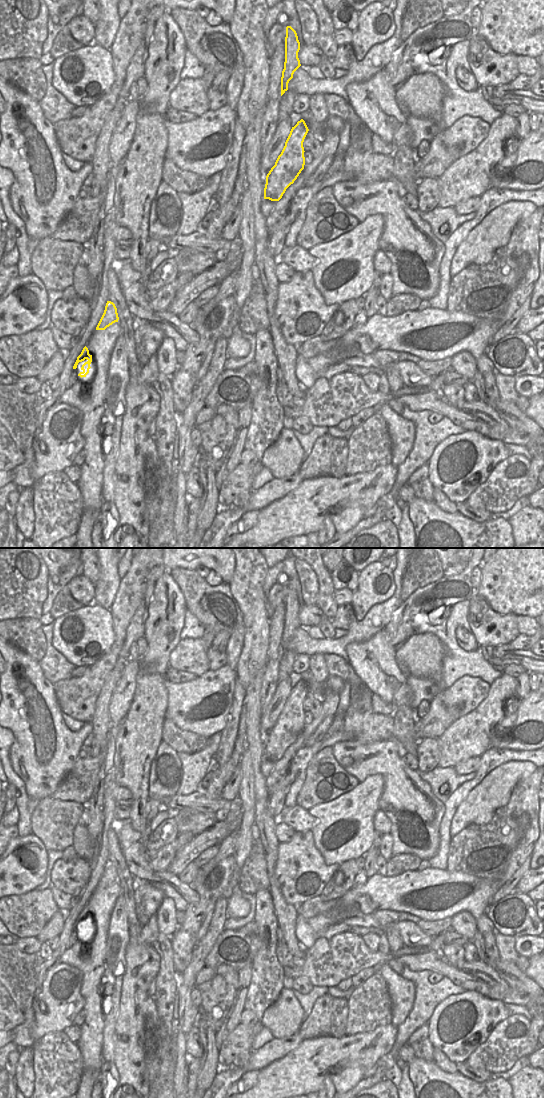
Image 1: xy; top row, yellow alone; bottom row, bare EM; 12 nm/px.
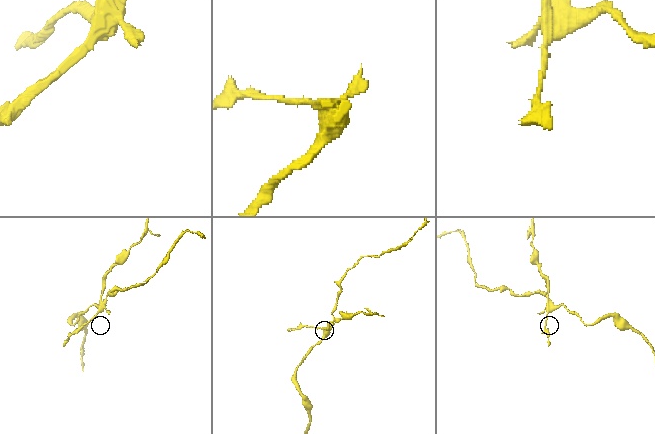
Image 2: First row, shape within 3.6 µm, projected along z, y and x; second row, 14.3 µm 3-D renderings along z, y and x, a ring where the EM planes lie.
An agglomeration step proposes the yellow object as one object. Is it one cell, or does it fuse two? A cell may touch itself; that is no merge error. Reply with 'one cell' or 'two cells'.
two cells

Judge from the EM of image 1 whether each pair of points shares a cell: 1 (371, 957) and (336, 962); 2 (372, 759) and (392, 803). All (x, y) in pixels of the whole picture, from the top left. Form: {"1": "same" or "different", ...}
{"1": "same", "2": "same"}

